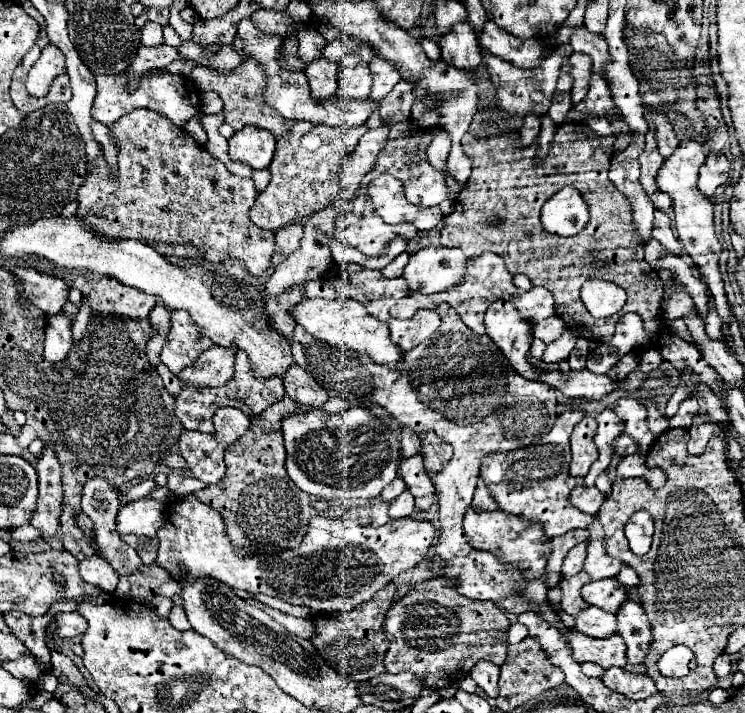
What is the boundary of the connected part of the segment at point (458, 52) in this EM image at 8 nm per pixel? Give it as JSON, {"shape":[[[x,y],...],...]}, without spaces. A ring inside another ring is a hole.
{"shape":[[[459,22],[455,28],[445,32],[439,40],[439,48],[443,52],[443,60],[455,68],[477,70],[483,60],[477,34],[467,22]]]}

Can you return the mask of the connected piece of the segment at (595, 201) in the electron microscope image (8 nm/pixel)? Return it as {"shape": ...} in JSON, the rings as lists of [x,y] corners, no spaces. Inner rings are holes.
{"shape":[[[565,122],[555,132],[551,140],[551,150],[547,158],[543,158],[541,162],[533,160],[537,140],[527,148],[519,148],[517,140],[519,132],[499,132],[495,136],[484,138],[476,138],[470,133],[463,136],[461,140],[463,152],[471,158],[473,172],[462,191],[457,194],[453,212],[443,222],[441,244],[461,248],[469,260],[485,252],[499,254],[512,275],[525,274],[533,282],[533,286],[547,288],[555,298],[555,314],[565,320],[567,328],[585,340],[609,342],[613,338],[613,324],[619,322],[621,314],[635,312],[643,318],[643,328],[649,334],[647,346],[659,348],[667,344],[671,330],[659,316],[663,300],[663,282],[657,276],[657,272],[649,268],[649,264],[641,266],[641,272],[639,268],[637,272],[631,270],[631,266],[625,268],[625,264],[599,266],[592,262],[593,252],[587,252],[587,246],[585,248],[579,246],[579,236],[583,236],[583,232],[575,234],[577,246],[573,248],[535,250],[535,244],[543,244],[543,236],[547,236],[540,221],[542,206],[567,184],[575,186],[581,192],[589,210],[609,210],[609,206],[611,210],[623,210],[623,194],[607,178],[615,136],[603,138],[597,136],[583,122]],[[489,216],[495,216],[501,224],[487,224]],[[594,278],[615,282],[617,286],[625,288],[629,296],[625,308],[611,318],[595,320],[581,302],[579,290],[583,282]]]}

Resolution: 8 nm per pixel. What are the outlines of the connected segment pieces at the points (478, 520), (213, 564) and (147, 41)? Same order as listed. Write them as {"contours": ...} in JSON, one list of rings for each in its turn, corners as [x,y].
{"contours":[[[[469,508],[469,512],[465,514],[465,534],[473,548],[489,550],[493,556],[499,556],[499,560],[519,564],[519,568],[523,568],[523,576],[527,578],[547,572],[545,566],[551,554],[551,542],[547,540],[547,536],[543,536],[543,530],[537,524],[527,524],[525,520],[519,520],[519,516],[511,516],[501,510],[487,512]]],[[[185,496],[185,500],[171,504],[169,520],[159,530],[157,564],[176,579],[185,571],[195,578],[213,577],[225,584],[229,582],[231,588],[277,596],[317,612],[349,612],[371,600],[377,590],[401,572],[429,560],[435,540],[433,524],[413,518],[389,520],[379,528],[359,526],[341,518],[311,518],[309,524],[301,546],[295,550],[271,556],[243,556],[227,540],[221,516],[213,508],[199,504],[195,496]]],[[[147,22],[141,30],[141,44],[145,46],[157,46],[163,44],[163,34],[161,34],[161,26],[155,22]]]]}

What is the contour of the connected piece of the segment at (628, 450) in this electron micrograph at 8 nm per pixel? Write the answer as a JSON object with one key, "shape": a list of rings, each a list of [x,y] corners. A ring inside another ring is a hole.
{"shape":[[[627,434],[619,436],[619,442],[615,446],[615,454],[619,454],[623,458],[623,456],[629,456],[629,454],[635,454],[635,452],[637,452],[637,442],[631,440]]]}

